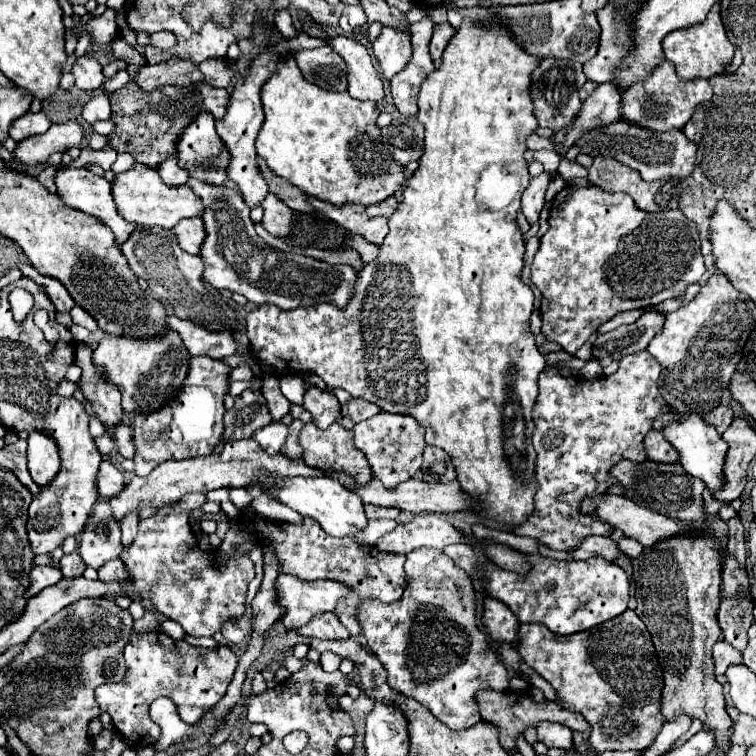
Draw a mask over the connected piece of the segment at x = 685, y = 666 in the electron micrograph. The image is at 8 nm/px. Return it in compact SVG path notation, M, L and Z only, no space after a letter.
M707 516L707 536L677 536L671 540L663 540L653 548L645 548L639 558L633 560L633 580L635 580L635 596L637 596L637 616L645 622L659 664L663 668L663 690L661 690L661 714L665 722L675 720L679 714L687 714L691 720L699 718L707 730L715 734L715 748L719 754L731 748L731 728L733 722L725 710L723 686L715 680L711 648L721 638L721 630L717 624L717 608L721 602L721 550L727 544L727 524L719 516Z

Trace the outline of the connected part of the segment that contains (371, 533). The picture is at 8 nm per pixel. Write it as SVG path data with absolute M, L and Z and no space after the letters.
M371 520L369 526L367 526L365 530L361 530L361 532L357 532L355 538L359 540L359 544L375 544L377 538L385 536L385 534L391 532L395 526L397 526L395 520Z

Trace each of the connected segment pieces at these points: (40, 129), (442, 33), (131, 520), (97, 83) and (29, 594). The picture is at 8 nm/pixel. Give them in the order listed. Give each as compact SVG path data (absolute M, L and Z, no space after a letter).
M27 112L25 116L17 118L17 120L9 126L9 136L11 136L15 142L21 142L23 138L43 134L49 126L51 126L51 120L47 118L45 112L37 112L37 114Z
M451 24L435 26L435 34L433 34L431 44L429 44L429 48L431 48L431 56L433 56L433 58L441 58L443 50L445 50L445 46L449 44L449 40L451 40L453 34L455 34L455 28L453 28Z
M131 512L129 516L125 516L121 520L121 532L123 532L123 544L131 544L135 540L135 534L137 534L137 512Z
M79 56L73 64L73 76L75 76L75 86L79 90L97 90L103 86L103 72L101 72L101 64L93 58L93 56Z
M37 566L29 572L29 588L25 590L25 598L33 598L35 594L39 594L45 586L57 584L61 580L61 572L53 566Z

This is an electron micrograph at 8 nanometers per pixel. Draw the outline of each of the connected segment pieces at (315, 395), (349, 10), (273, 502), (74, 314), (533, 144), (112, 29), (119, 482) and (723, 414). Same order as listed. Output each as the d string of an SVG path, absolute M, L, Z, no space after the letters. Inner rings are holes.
M311 386L305 394L303 406L313 414L313 422L321 430L329 428L333 422L341 418L341 404L331 390L321 390Z
M347 6L339 18L339 28L345 32L351 32L357 26L363 26L367 22L365 12L361 12L361 6Z
M261 494L257 496L257 500L251 502L251 506L255 512L259 512L269 520L283 520L283 522L295 522L295 524L301 522L301 516L295 510L289 510L285 504L281 504L275 496Z
M73 306L73 310L71 310L71 318L73 318L73 324L79 324L79 326L83 326L83 328L87 328L87 330L91 330L91 332L95 332L99 326L97 326L97 322L81 308L81 306Z
M531 134L529 140L525 140L525 142L527 142L527 148L531 148L533 152L535 152L535 150L541 150L541 148L547 148L547 150L553 150L553 148L555 148L555 144L553 144L549 138L537 136L537 134Z
M107 8L101 16L93 18L89 24L91 24L91 34L93 34L93 44L99 44L99 46L109 46L111 40L119 38L119 30L117 30L117 10L111 10Z
M103 460L99 466L99 474L97 474L97 492L103 498L111 498L115 494L119 494L123 490L123 474L121 470L117 470L111 462Z
M721 404L715 410L711 410L709 414L705 414L703 420L709 422L709 424L713 424L713 428L717 430L717 434L723 434L729 428L729 424L733 422L733 410L729 406Z

